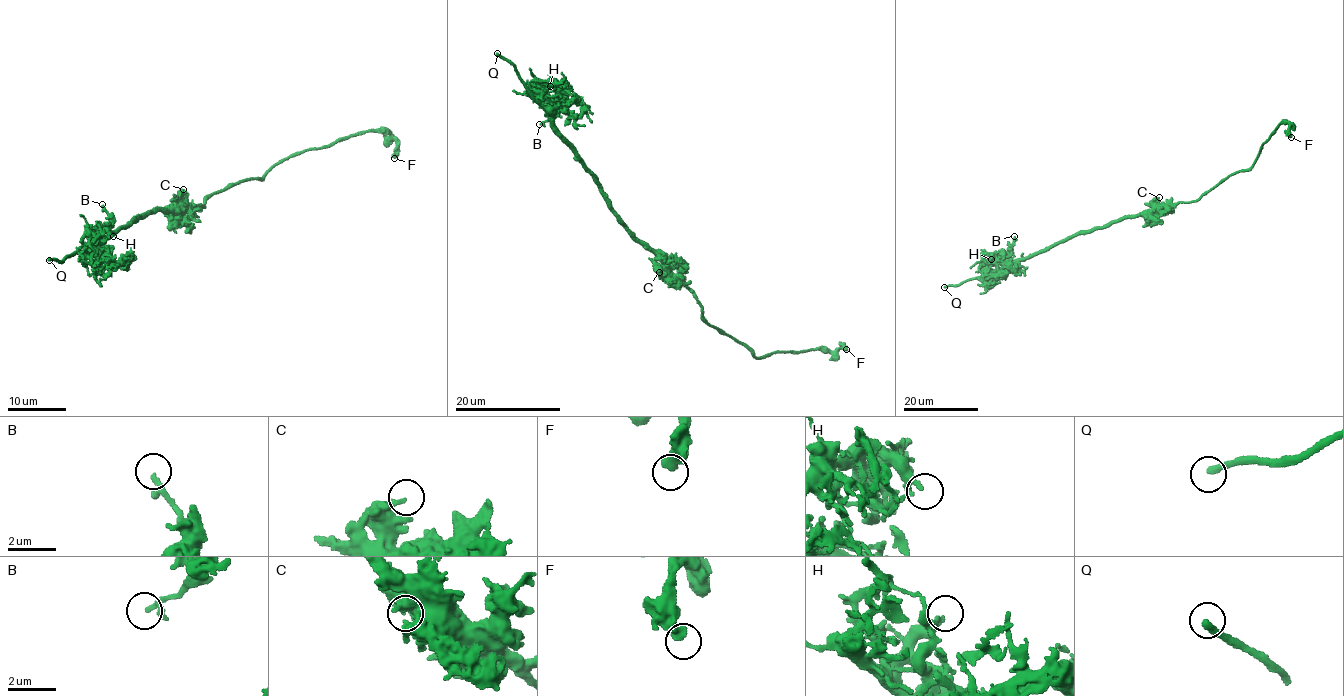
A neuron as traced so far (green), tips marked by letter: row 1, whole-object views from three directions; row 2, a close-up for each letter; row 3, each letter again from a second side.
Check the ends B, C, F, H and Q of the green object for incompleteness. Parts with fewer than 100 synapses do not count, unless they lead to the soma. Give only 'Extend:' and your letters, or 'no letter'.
Extend: Q

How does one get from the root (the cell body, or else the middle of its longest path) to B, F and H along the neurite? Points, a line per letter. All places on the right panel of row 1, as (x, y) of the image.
B: (1153, 208), (1103, 227), (1081, 231), (1009, 264), (1014, 236)
F: (1153, 208), (1194, 201), (1228, 177), (1247, 170), (1279, 124), (1288, 123), (1291, 137)
H: (1153, 208), (1076, 233), (1010, 264), (992, 262), (991, 259)

